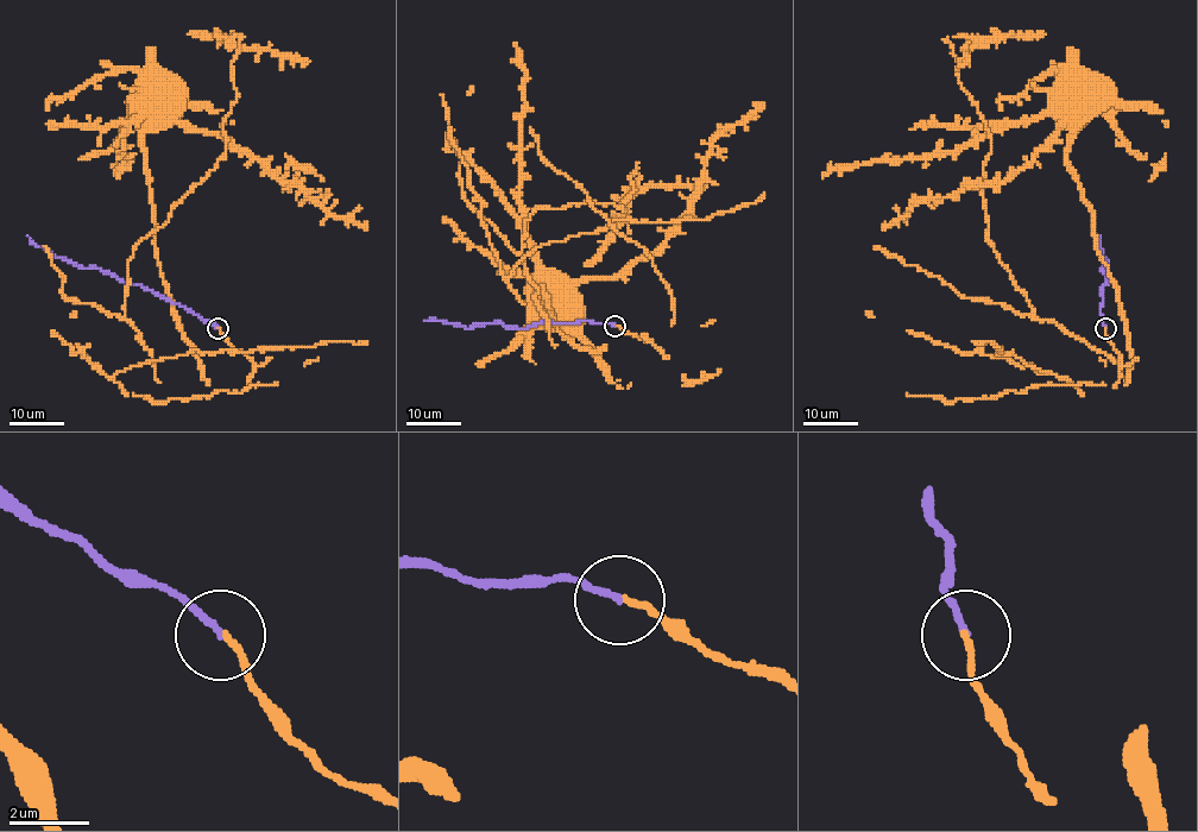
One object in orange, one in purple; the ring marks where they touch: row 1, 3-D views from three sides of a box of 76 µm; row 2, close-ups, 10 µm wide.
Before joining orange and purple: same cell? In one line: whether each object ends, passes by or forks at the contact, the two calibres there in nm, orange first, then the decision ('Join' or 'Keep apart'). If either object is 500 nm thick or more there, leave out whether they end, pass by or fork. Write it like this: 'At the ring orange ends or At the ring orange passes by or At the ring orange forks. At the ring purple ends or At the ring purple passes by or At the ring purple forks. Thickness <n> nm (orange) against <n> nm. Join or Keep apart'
At the ring orange ends. At the ring purple ends. Thickness 150 nm (orange) against 160 nm. Join

